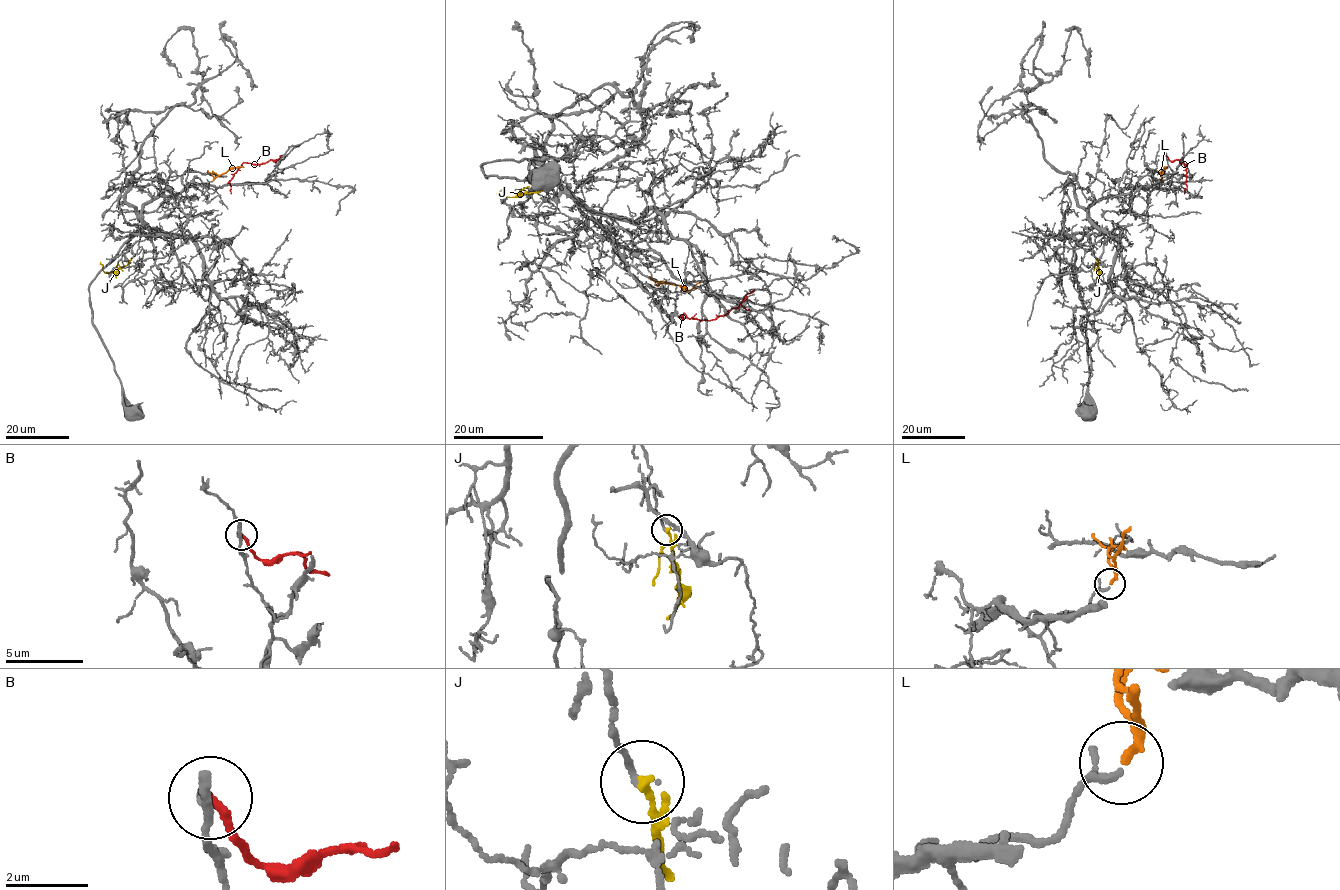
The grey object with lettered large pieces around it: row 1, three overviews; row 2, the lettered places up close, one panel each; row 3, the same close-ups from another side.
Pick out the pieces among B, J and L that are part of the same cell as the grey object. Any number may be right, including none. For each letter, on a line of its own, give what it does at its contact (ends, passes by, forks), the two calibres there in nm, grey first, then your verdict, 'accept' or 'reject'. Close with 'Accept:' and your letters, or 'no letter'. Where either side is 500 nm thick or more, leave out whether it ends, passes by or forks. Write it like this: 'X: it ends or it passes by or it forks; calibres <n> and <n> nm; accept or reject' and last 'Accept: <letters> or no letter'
B: it ends; calibres 130 and 190 nm; reject
J: it ends; calibres 150 and 180 nm; reject
L: it passes by; calibres 180 and 160 nm; accept
Accept: L

